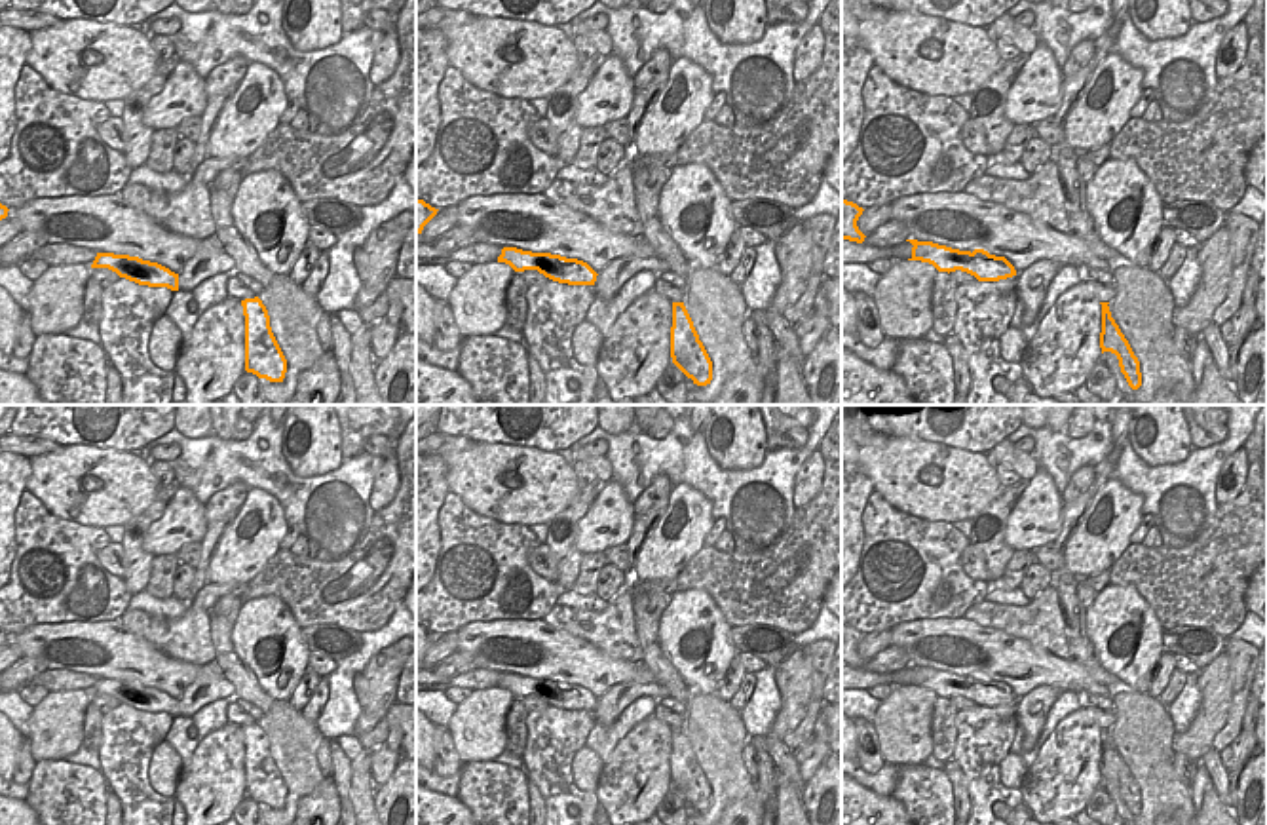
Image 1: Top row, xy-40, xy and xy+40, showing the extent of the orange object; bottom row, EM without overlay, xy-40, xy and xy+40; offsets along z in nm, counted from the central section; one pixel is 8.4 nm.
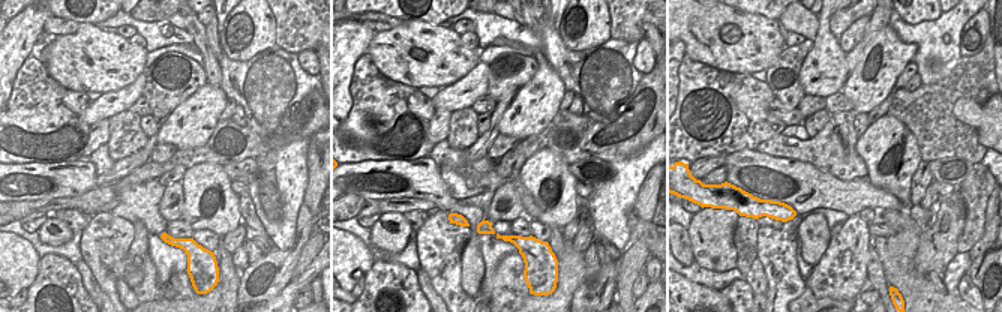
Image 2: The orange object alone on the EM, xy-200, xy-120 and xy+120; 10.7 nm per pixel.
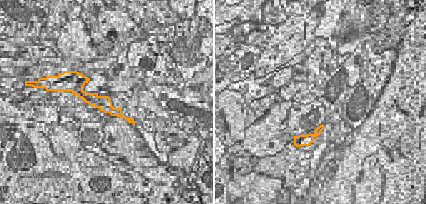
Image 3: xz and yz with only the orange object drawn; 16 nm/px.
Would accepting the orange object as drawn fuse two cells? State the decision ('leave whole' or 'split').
split

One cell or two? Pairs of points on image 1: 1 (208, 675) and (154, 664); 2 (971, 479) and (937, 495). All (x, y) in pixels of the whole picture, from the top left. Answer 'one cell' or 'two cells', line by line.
1: two cells
2: one cell

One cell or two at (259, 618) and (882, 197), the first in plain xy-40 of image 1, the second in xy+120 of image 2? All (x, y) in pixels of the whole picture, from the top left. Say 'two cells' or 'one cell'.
two cells

